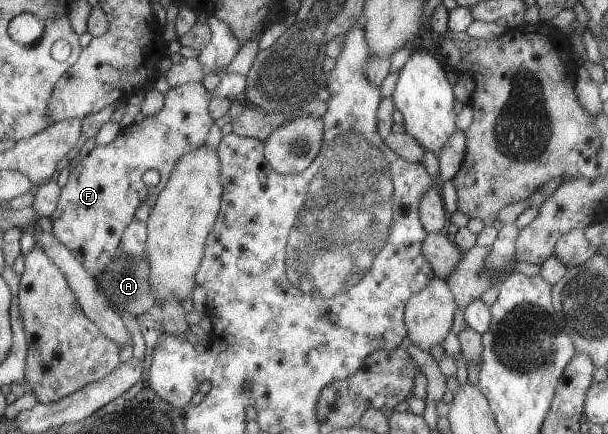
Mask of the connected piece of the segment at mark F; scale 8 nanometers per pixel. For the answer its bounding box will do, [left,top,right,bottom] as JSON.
[51,82,214,279]

